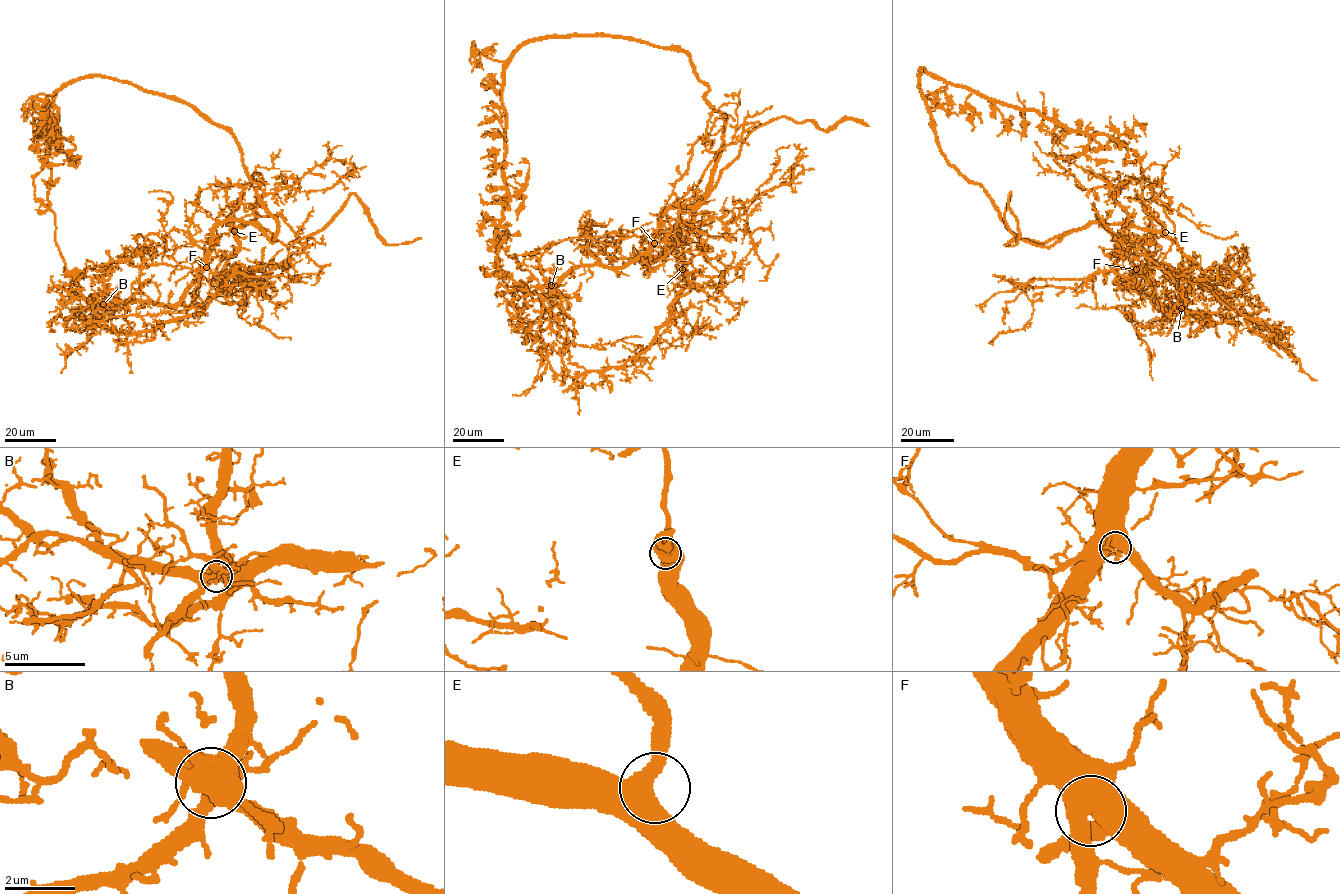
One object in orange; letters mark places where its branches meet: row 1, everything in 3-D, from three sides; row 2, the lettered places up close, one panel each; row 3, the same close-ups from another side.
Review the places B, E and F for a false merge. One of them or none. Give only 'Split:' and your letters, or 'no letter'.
Split: no letter

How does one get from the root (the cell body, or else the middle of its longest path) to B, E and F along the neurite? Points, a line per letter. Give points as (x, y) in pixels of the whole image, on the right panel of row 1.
B: (947, 159), (983, 187), (1005, 226), (1023, 238), (1046, 242), (1099, 220), (1144, 277), (1156, 304), (1181, 307)
E: (947, 159), (967, 179), (983, 187), (1005, 226), (1023, 238), (1046, 242), (1096, 222), (1165, 232)
F: (947, 159), (967, 179), (983, 187), (999, 218), (1020, 237), (1046, 242), (1099, 220), (1136, 269)

